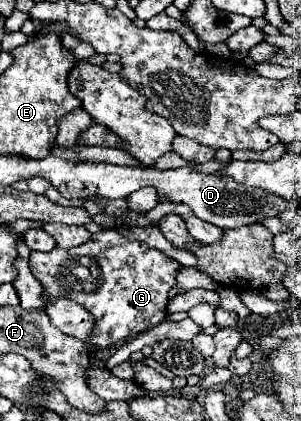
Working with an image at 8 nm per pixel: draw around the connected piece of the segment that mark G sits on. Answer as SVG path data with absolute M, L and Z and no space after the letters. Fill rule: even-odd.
M103 229L93 235L92 240L95 239L95 251L91 243L83 243L73 249L55 247L49 253L31 253L29 267L45 287L45 297L65 295L91 313L95 323L91 347L105 349L165 321L169 291L177 285L175 275L181 265L143 241L123 237L116 229ZM77 265L81 265L81 275L73 275Z

